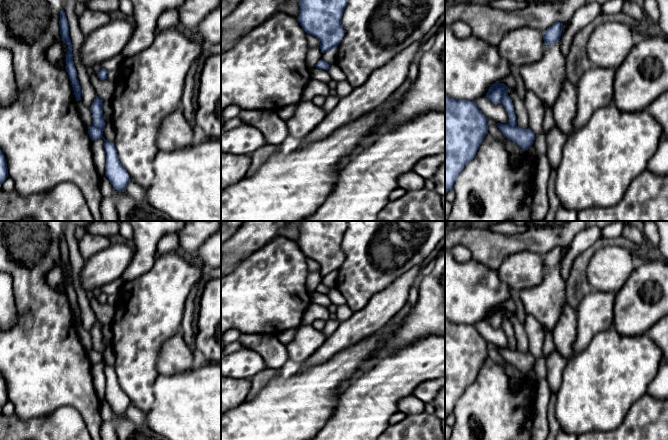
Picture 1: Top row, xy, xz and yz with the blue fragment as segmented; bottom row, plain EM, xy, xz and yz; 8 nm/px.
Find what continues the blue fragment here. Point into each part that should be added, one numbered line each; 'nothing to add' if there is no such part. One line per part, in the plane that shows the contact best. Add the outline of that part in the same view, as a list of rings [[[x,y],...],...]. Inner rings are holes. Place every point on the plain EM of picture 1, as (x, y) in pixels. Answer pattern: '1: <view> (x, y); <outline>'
nothing to add

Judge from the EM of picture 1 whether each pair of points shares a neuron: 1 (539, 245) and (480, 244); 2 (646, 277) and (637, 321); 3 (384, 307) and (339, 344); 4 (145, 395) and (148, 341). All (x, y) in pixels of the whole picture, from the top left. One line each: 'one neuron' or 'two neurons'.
1: one neuron
2: one neuron
3: one neuron
4: one neuron

